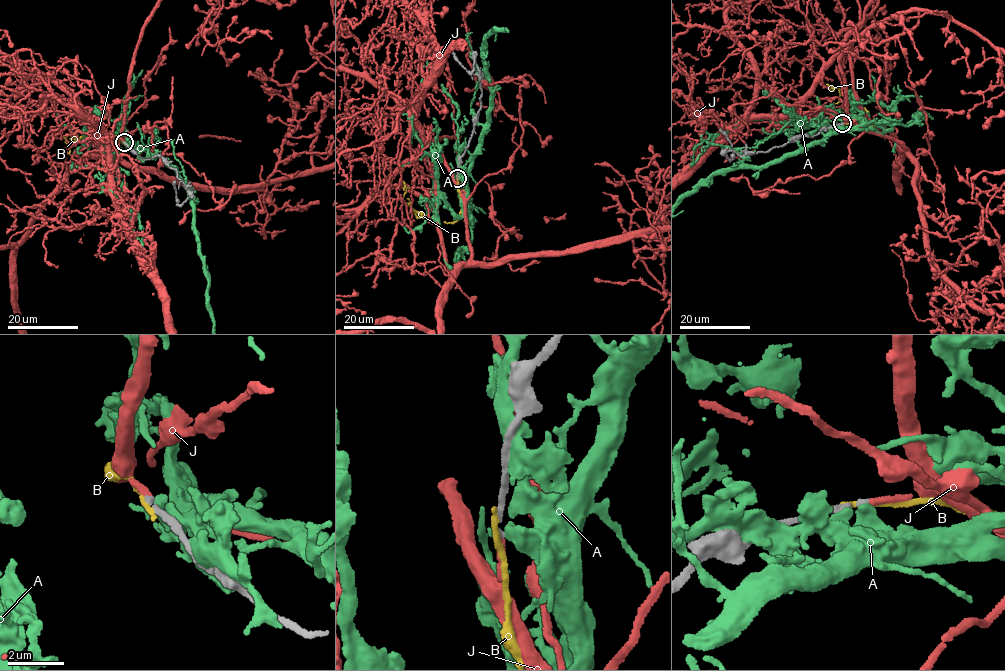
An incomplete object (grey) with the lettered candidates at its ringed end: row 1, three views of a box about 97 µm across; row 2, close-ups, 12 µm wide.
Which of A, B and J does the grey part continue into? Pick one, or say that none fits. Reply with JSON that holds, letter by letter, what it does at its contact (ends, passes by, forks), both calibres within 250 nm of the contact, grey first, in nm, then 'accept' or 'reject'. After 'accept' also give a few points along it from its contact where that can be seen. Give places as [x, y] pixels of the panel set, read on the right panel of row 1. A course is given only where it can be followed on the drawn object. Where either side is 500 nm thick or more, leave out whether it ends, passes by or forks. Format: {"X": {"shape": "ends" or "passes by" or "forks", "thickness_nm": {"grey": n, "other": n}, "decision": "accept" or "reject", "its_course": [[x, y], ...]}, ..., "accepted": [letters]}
{"A": {"thickness_nm": {"grey": 190, "other": 500}, "decision": "reject"}, "B": {"shape": "ends", "thickness_nm": {"grey": 220, "other": 240}, "decision": "reject"}, "J": {"shape": "ends", "thickness_nm": {"grey": 170, "other": 240}, "decision": "accept"}, "accepted": ["J"]}

